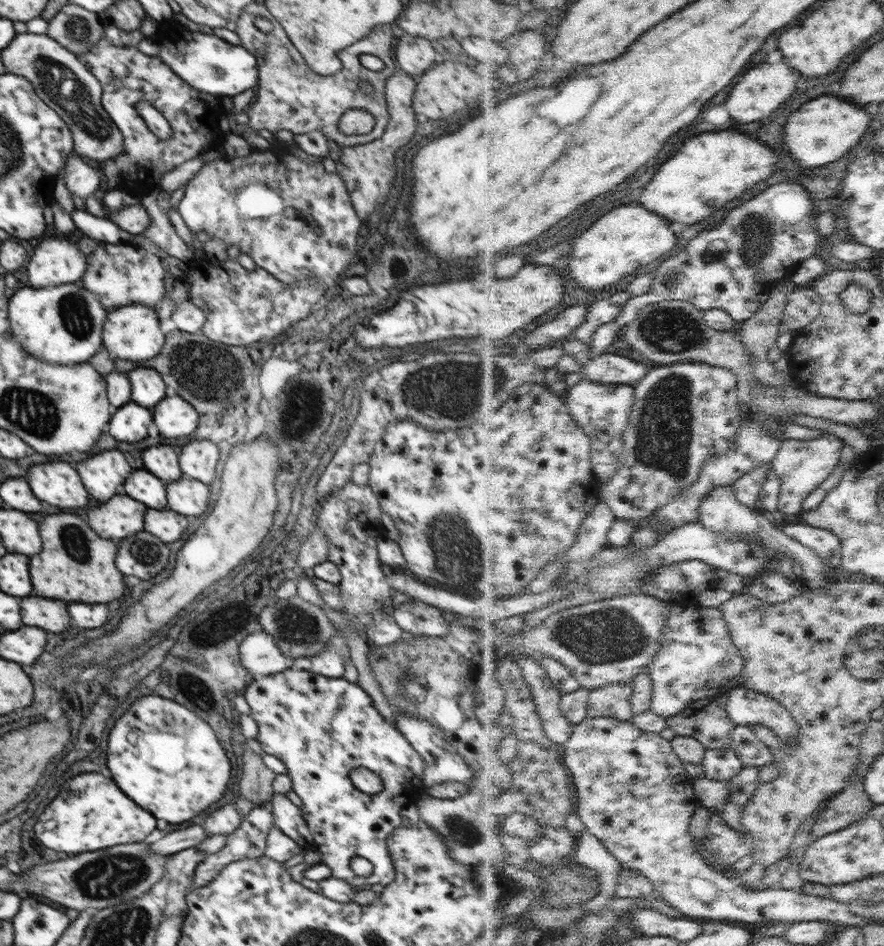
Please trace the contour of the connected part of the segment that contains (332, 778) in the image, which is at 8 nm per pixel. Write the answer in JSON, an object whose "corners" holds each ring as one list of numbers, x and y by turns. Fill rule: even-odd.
{"corners":[[286,669,273,675,257,676,250,684,246,685,241,694,251,708,251,716,258,726,259,733,256,740,260,743,263,753,268,753,279,758,286,765,286,769,288,769,287,776,292,780,292,790,301,798,301,811,304,820,306,820,309,829,313,832,311,840,315,844,316,850,322,855,320,864,326,864,332,870,332,877,345,880,353,887,360,886,361,884,382,884,385,887,387,884,390,884,395,879,395,868,389,856,386,839,395,828,402,824,400,810,416,803,418,798,423,796,423,790,427,789,423,783,425,764,422,756,416,752,416,749,402,736,402,733,394,725,386,721,386,718,374,707,372,698,357,683,350,682,344,677,334,678,316,675,312,671],[358,766,364,766,364,768,380,776,380,779,383,781,383,789,378,794,366,794,353,785,349,776,350,771,358,768],[354,856,362,856,362,858,369,860,373,864,373,873,368,877,356,875,350,867,350,860]]}

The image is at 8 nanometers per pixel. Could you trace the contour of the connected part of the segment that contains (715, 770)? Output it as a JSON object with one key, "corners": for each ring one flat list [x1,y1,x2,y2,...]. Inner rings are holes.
{"corners":[[732,747,709,749,703,766,708,779,725,782,736,779,746,768,745,762]]}

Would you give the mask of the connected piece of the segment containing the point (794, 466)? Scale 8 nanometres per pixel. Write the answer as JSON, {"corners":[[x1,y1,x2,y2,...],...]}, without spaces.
{"corners":[[824,433,816,440,786,439,773,462,775,471,783,480,779,510,787,514,802,512,805,500,842,464,845,449,844,440,831,433]]}

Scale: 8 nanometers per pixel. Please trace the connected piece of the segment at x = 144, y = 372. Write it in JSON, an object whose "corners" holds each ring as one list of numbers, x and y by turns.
{"corners":[[136,368,130,372,130,382,132,382,132,402,144,408,156,406,168,394,165,382,157,370]]}

